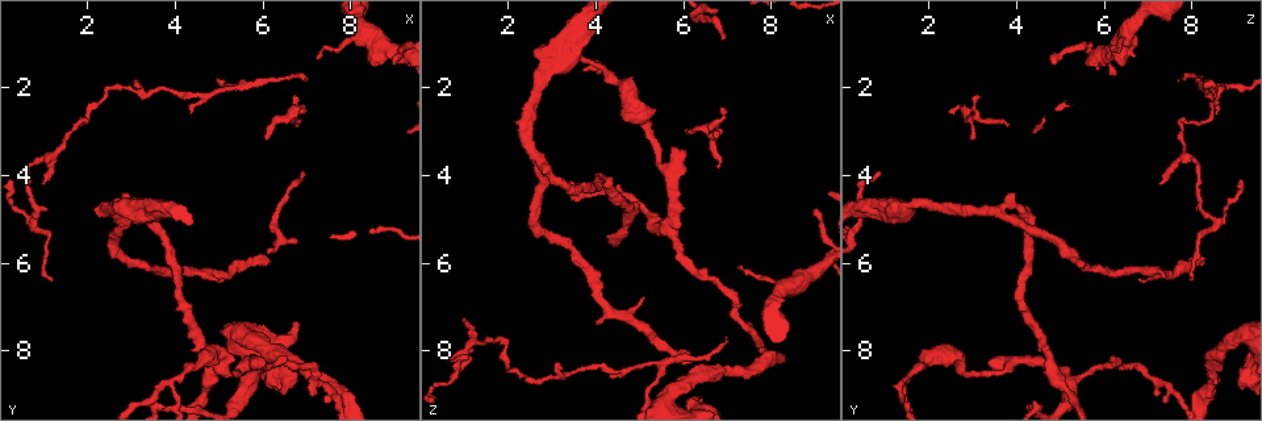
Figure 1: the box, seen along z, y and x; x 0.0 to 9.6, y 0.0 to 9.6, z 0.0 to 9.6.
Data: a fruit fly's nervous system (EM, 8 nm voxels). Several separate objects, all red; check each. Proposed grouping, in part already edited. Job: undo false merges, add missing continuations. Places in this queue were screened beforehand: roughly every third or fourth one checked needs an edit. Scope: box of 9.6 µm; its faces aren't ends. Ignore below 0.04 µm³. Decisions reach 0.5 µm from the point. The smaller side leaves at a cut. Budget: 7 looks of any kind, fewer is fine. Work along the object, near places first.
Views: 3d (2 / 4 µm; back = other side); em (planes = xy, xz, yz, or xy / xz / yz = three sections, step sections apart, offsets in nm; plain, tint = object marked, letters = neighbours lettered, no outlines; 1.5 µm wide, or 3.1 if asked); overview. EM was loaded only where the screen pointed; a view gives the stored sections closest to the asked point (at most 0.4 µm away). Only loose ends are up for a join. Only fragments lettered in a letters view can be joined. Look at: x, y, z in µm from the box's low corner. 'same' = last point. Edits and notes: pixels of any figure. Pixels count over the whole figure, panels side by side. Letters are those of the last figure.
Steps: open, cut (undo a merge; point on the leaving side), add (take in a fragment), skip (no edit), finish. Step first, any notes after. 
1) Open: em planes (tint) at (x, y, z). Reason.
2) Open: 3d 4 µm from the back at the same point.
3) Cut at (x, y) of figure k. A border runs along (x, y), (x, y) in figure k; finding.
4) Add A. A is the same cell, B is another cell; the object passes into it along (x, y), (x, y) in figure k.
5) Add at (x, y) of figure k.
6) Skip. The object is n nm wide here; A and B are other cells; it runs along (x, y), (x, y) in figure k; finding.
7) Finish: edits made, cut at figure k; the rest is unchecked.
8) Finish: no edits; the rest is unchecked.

Open: em xy step 8 (letters) at (6.15, 6.00, 8.30). Branch stops here.

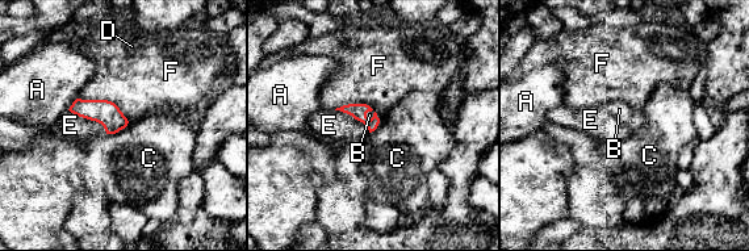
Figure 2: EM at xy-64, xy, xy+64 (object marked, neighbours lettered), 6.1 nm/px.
Open: em planes (letters) at the same point. Cut it another way.

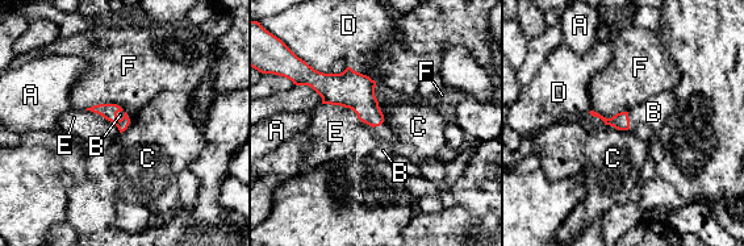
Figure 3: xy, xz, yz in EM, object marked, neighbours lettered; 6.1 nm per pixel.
Add B. B is the same cell, A, C, D, E and F are other cells; it goes on there.

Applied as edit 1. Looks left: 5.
Open: em planes (plain) at (7.20, 1.30, 6.10). An open end.

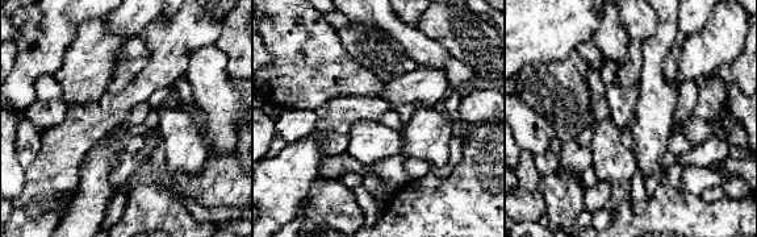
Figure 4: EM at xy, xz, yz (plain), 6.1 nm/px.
Open: em planes (letters) at the same point. What lies round it.

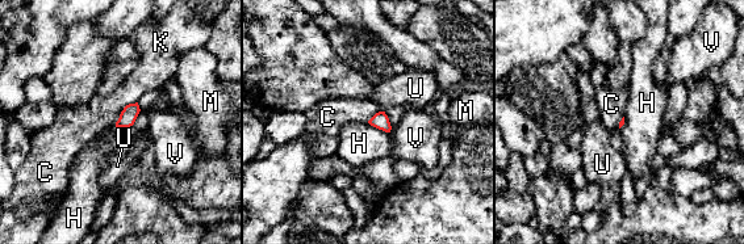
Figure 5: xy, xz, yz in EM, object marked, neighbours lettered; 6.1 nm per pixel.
Skip. C, H, K, M, U and V are other cells; a border runs along (125, 106), (115, 126) in figure 5; no lettered fragment goes on from it.

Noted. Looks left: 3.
Open: em planes (letters) at (6.95, 1.85, 7.85). Thin end.

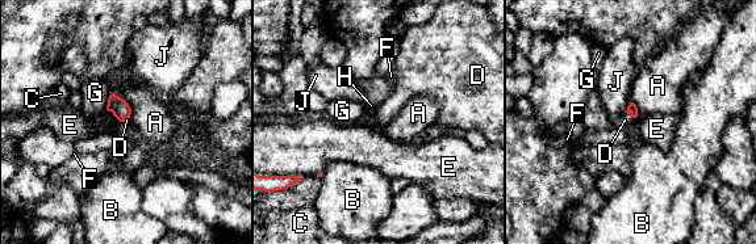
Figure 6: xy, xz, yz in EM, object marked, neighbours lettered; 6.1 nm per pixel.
Add D. The longest contact is with A, 190 nm; D is the same cell, A, B, C, E, F, G, H and J are other cells; the object passes into it along (631, 109), (631, 114), (625, 120) in figure 6; the neuron continues.

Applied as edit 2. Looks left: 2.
Finish: edits made, add at figure 3, add at figure 6; the rest is unchecked.

